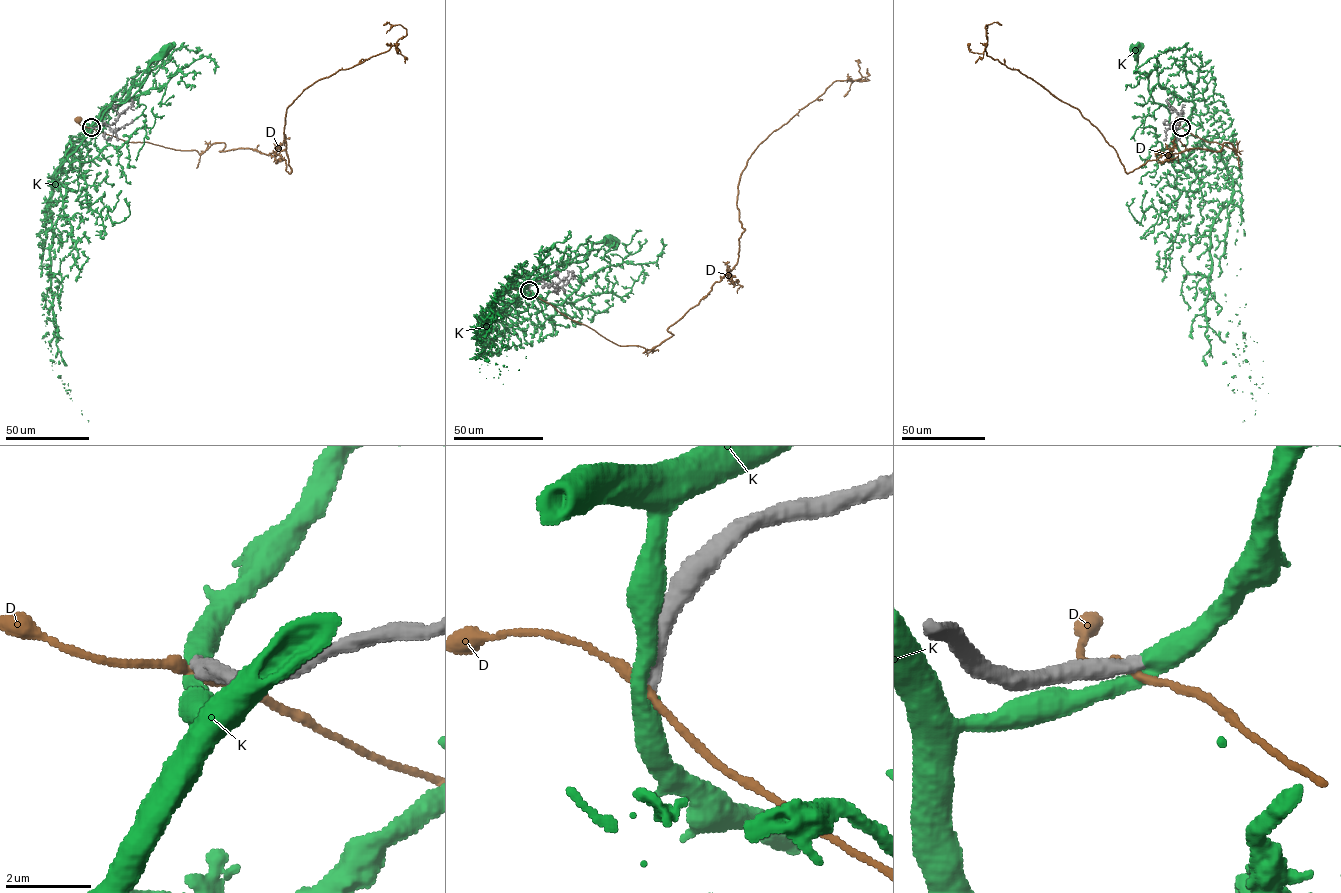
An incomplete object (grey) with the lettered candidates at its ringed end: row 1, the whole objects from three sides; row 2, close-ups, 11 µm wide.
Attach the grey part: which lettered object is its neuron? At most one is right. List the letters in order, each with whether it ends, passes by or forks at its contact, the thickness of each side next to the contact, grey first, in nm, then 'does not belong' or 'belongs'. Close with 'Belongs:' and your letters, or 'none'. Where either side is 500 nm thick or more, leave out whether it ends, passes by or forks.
D: it passes by; 420 nm thick on the grey side, 200 nm on the other; does not belong
K: it passes by; 480 nm thick on the grey side, 400 nm on the other; belongs
Belongs: K

